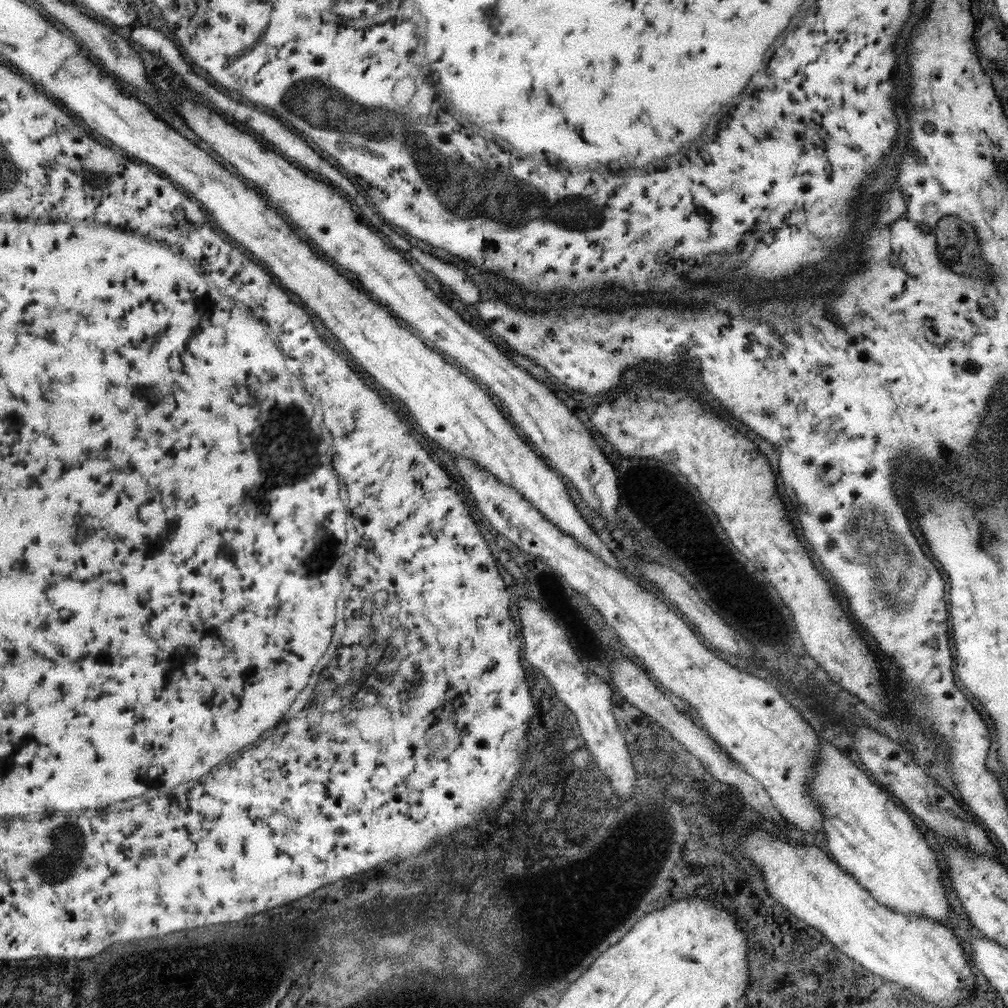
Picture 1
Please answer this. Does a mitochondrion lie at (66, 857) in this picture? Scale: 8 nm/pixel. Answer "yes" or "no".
yes

